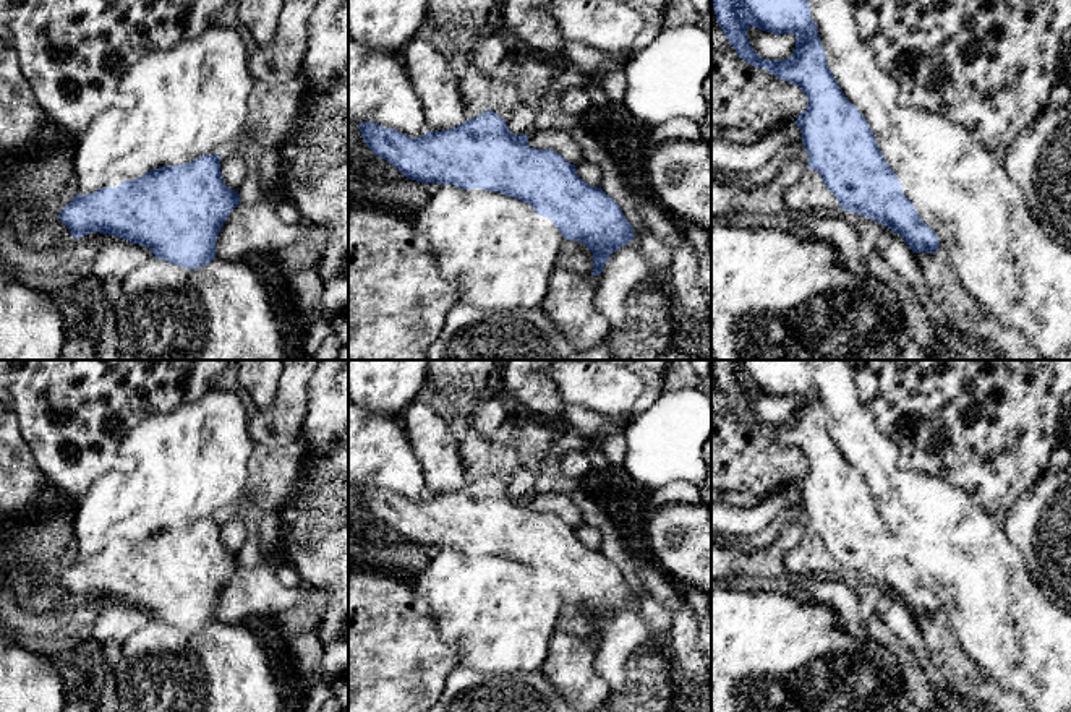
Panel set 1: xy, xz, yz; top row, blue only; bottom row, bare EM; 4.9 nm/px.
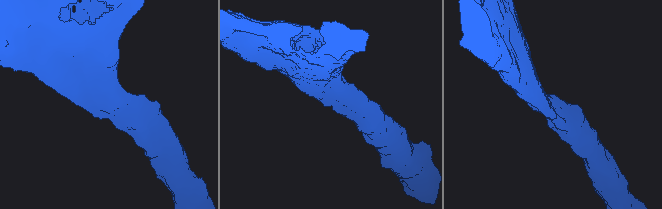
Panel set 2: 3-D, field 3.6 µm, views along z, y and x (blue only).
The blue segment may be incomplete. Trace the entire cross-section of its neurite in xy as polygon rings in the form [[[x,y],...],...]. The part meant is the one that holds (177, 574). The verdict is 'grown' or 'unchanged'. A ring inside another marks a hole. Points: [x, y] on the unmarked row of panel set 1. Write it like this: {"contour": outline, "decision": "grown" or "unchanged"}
{"contour": [[[204,517],[186,527],[149,534],[139,542],[122,545],[117,551],[76,556],[58,581],[75,602],[92,595],[115,598],[147,610],[154,621],[193,634],[215,621],[219,595],[240,566],[238,553],[230,553],[222,543],[220,517]]], "decision": "unchanged"}

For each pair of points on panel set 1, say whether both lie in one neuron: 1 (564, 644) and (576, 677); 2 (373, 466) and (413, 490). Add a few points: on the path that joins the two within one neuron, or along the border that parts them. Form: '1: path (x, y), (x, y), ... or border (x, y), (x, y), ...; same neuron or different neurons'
1: path (566, 652), (571, 669); same neuron
2: path (383, 466), (389, 466), (404, 480); same neuron

